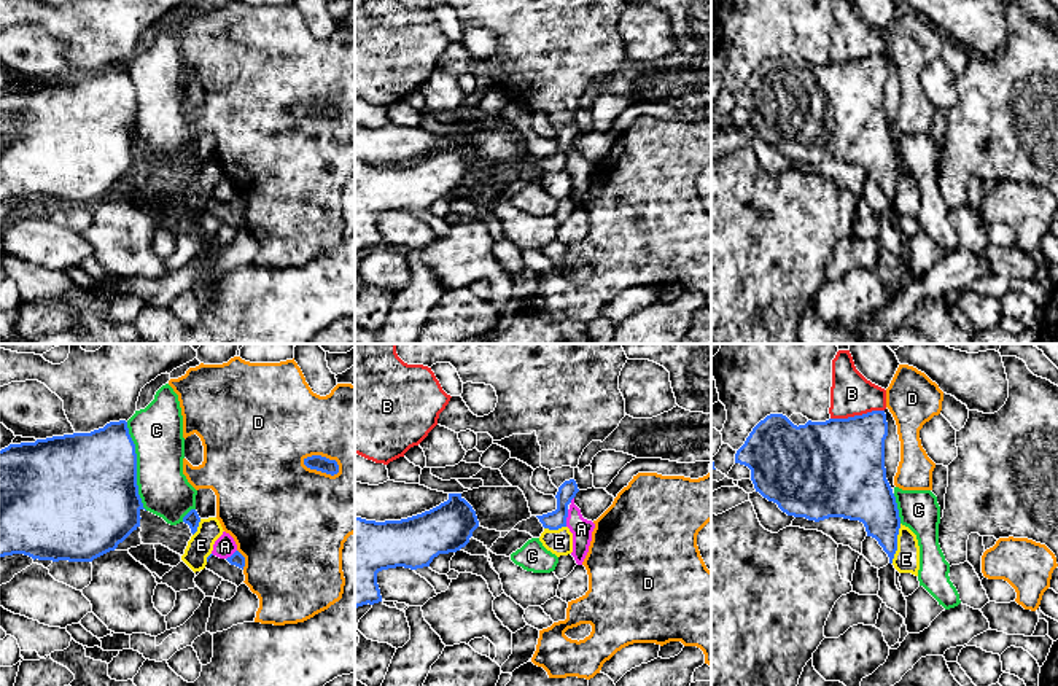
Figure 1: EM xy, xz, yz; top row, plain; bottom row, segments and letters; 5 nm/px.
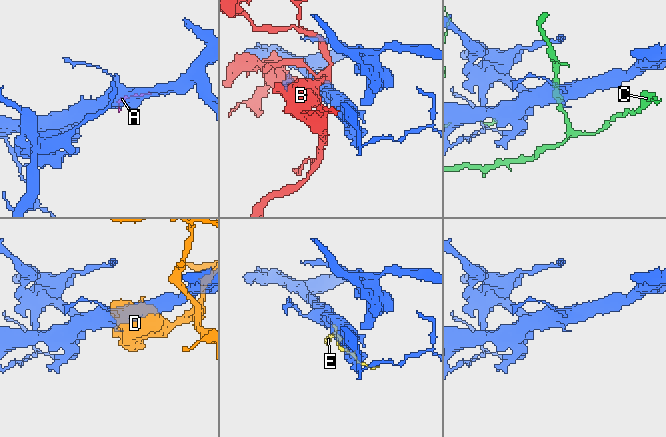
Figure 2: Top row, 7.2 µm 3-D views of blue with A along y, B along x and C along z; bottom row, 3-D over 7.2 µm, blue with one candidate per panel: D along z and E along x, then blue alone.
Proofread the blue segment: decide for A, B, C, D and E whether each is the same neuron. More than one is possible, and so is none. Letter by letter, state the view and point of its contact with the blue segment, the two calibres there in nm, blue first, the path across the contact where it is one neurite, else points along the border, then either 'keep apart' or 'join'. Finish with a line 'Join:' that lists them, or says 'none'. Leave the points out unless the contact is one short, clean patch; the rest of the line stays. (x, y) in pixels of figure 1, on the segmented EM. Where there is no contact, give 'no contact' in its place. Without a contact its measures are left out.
A: meets blue in xz at (567, 516); 90 nm thick on the blue side, 110 nm on the other; keep apart
B: meets blue in yz at (856, 416); 440 nm thick on the blue side, 220 nm on the other; keep apart
C: meets blue in xy at (136, 467); 480 nm thick on the blue side, 260 nm on the other; keep apart
D: meets blue in xy at (320, 470); 80 nm thick on the blue side, 480 nm on the other; keep apart
E: meets blue in yz at (896, 543); 220 nm thick on the blue side, 130 nm on the other; border along yz (901, 524), (898, 548), (891, 562); keep apart
Join: none

